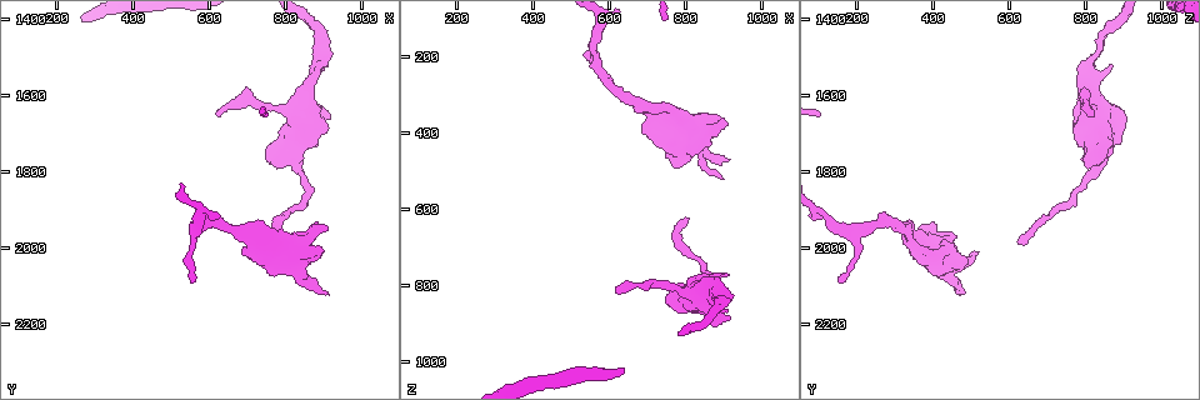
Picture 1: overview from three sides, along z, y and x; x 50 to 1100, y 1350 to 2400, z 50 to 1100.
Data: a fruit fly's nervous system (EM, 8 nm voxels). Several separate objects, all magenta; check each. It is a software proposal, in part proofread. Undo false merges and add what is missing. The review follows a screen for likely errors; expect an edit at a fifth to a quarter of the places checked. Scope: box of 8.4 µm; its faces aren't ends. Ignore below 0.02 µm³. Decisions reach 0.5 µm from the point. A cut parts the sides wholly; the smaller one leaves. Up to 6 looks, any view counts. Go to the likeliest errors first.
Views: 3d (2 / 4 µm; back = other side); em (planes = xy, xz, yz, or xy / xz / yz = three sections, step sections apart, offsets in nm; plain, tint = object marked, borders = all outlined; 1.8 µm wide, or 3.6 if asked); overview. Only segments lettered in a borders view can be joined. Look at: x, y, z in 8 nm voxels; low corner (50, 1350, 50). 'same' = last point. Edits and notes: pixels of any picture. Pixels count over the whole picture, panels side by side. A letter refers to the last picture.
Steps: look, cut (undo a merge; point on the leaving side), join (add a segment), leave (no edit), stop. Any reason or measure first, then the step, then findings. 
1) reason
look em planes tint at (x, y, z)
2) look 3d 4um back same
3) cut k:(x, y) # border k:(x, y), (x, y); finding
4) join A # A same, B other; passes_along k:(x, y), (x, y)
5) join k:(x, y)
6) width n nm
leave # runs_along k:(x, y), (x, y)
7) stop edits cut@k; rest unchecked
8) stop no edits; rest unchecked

branch stops here
look em yz step 8 borders at (760, 1785, 835)

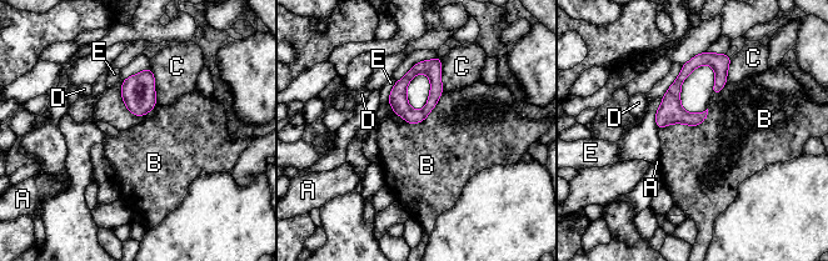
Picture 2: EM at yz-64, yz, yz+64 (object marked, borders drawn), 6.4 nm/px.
leave # A other, B other, C other, D other, E other; border 2:(708, 109), (694, 126), (659, 130); none of them fits

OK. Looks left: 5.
calibre changes
look em yz step 4 borders at (885, 1475, 835)

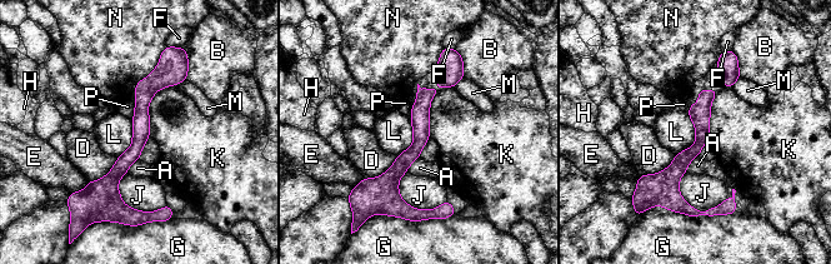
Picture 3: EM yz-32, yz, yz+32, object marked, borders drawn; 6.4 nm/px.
width 110 nm
leave # A other, B other, D other, E other, F other, G other, H other, J other, K other, L other, M other, N other, P other; border 3:(686, 113), (695, 142), (675, 154); one neuron here

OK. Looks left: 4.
free end
look em planes plain at (900, 2115, 470)

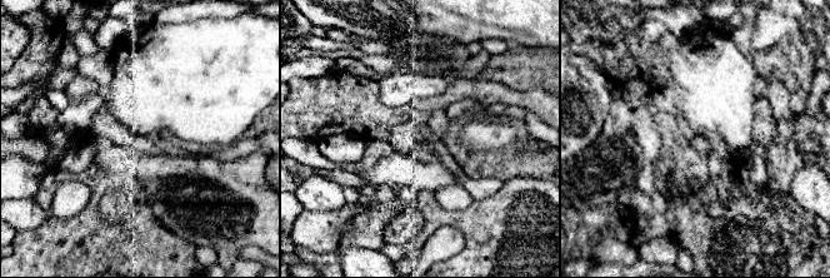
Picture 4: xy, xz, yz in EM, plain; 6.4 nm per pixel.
what lies round it
look em planes borders same

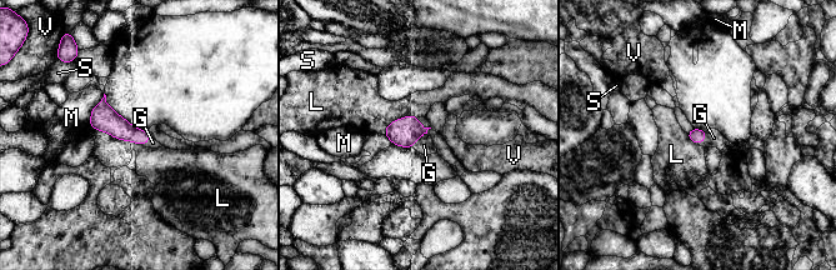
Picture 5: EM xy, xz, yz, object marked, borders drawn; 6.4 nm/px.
join G # G same, L other, M other, S other, V other; it goes on there

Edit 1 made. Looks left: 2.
stop edits join@5; rest unchecked

